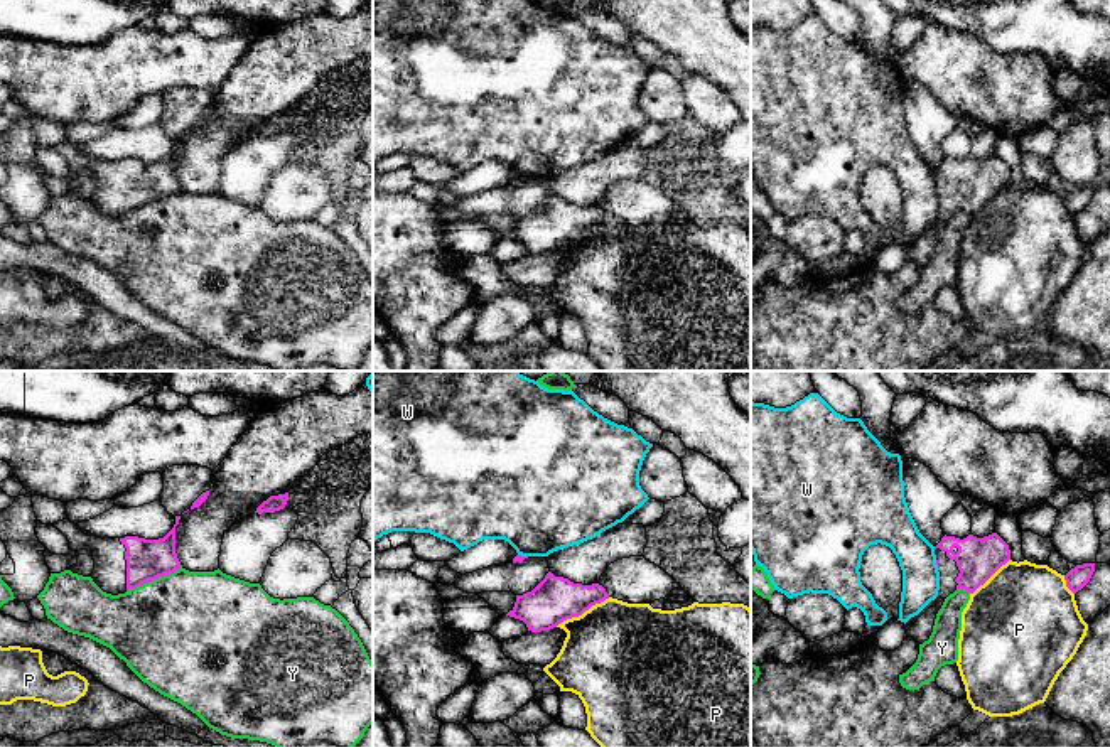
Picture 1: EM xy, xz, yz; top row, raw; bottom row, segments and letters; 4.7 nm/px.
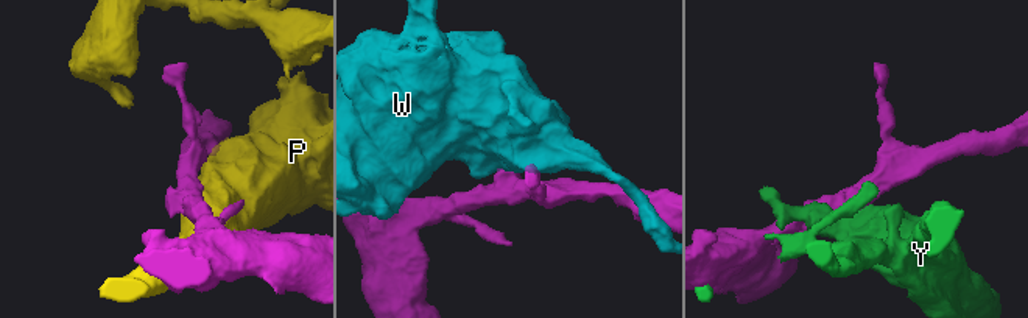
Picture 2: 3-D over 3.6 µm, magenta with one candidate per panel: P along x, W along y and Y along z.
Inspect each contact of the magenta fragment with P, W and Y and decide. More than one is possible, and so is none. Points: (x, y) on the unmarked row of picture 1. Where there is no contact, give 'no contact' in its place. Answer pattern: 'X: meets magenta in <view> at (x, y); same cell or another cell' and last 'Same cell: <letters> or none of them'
P: meets magenta in xz at (582, 235); another cell
W: meets magenta in xz at (523, 179); another cell
Y: meets magenta in xy at (154, 201); another cell
Same cell: none of them

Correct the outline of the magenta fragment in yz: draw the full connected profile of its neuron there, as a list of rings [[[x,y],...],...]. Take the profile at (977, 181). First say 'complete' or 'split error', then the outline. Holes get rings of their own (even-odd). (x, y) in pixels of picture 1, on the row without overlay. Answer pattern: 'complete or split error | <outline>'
split error | [[[997,155],[983,160],[945,157],[935,169],[935,177],[940,194],[938,219],[941,221],[956,211],[973,216],[1010,182],[1009,167]]]

